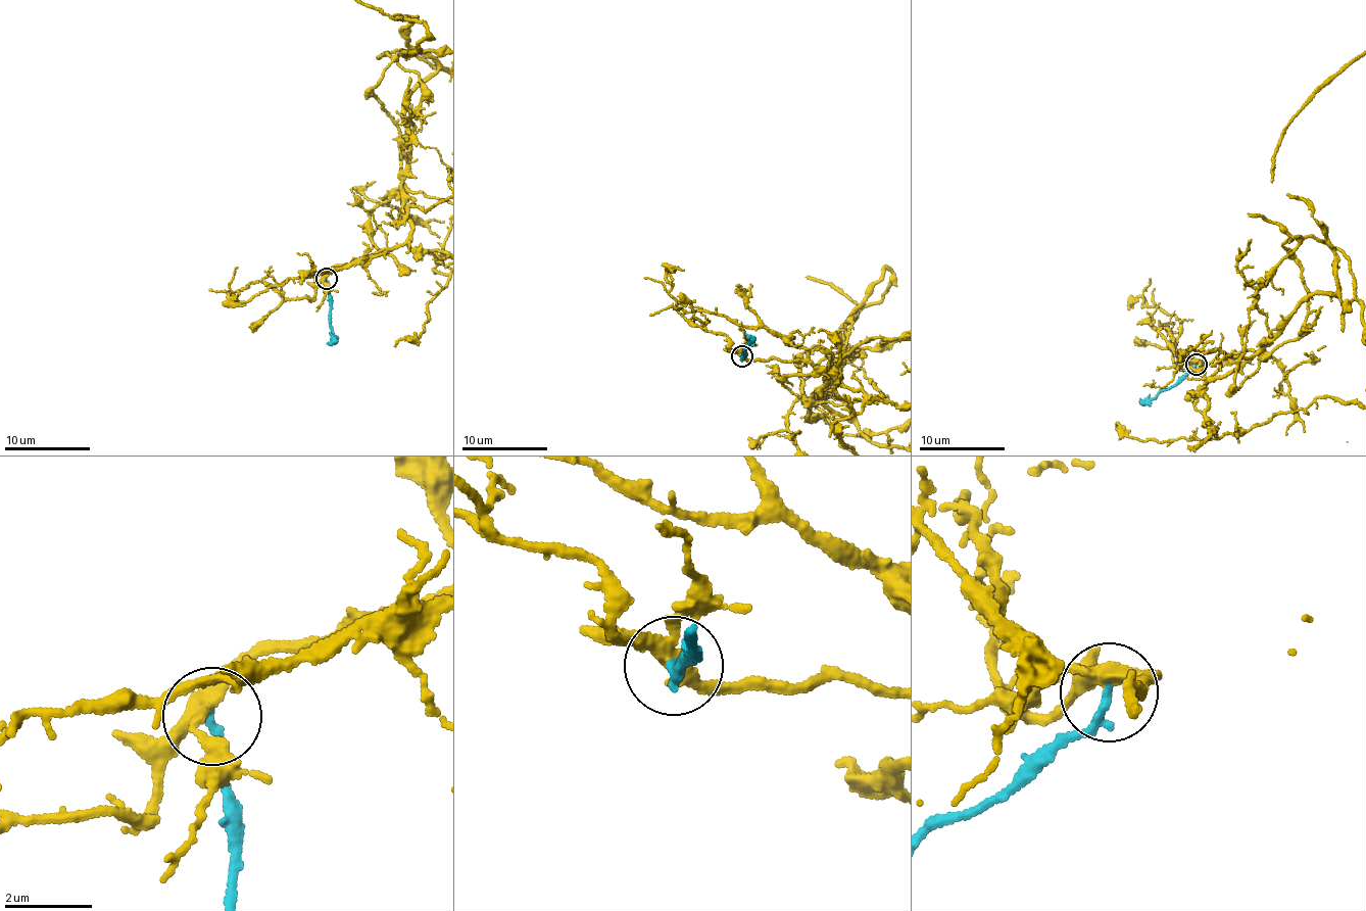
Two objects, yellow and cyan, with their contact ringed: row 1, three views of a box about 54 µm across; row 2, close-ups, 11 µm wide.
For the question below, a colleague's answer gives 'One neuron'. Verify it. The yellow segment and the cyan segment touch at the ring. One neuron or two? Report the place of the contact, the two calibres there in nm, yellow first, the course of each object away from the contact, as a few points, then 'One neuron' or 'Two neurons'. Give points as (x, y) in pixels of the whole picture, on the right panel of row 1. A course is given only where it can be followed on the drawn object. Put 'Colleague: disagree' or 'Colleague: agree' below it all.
Place: (1196, 365). Thickness 320 nm (yellow) against 200 nm. Course of cyan: (1194, 366), (1154, 397), (1139, 399). One neuron
Colleague: agree

